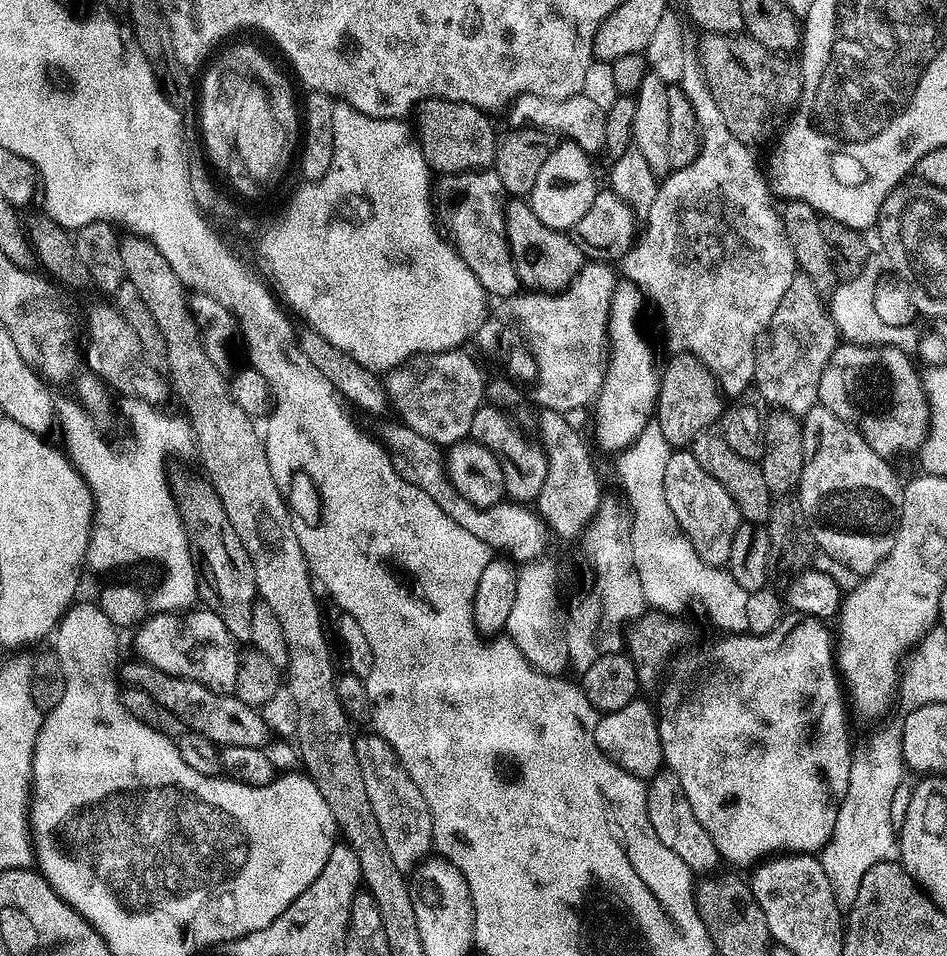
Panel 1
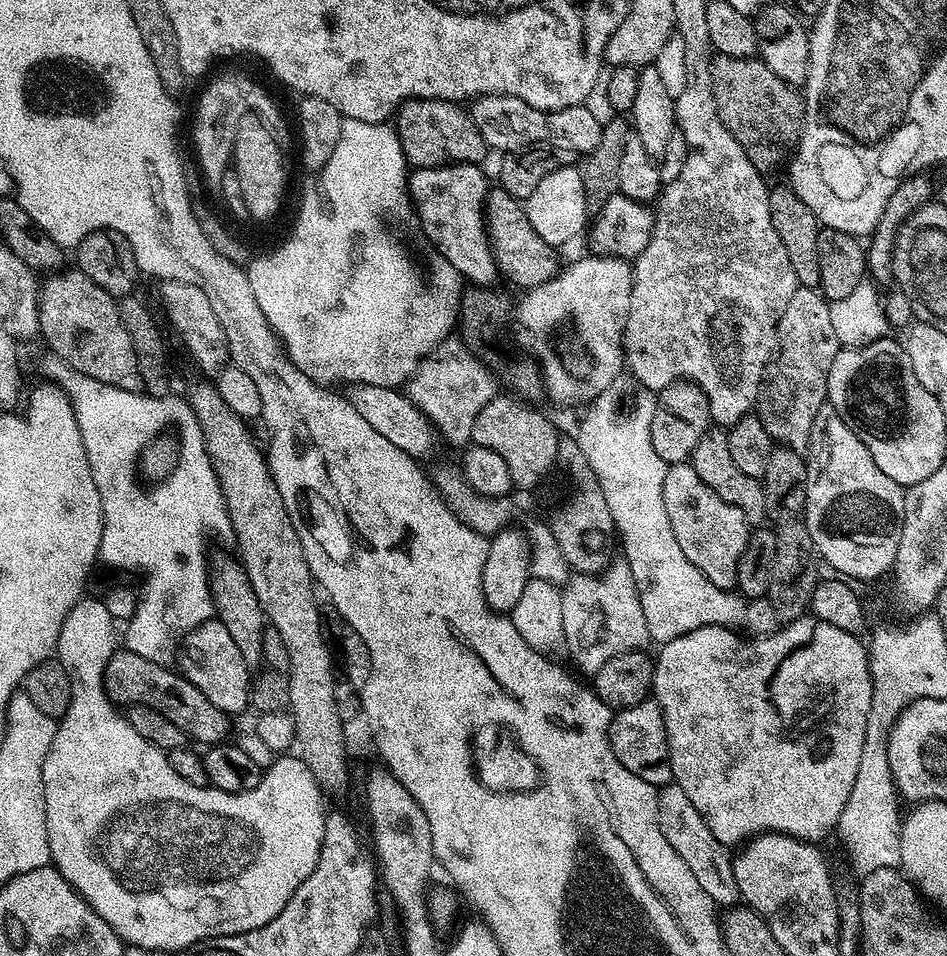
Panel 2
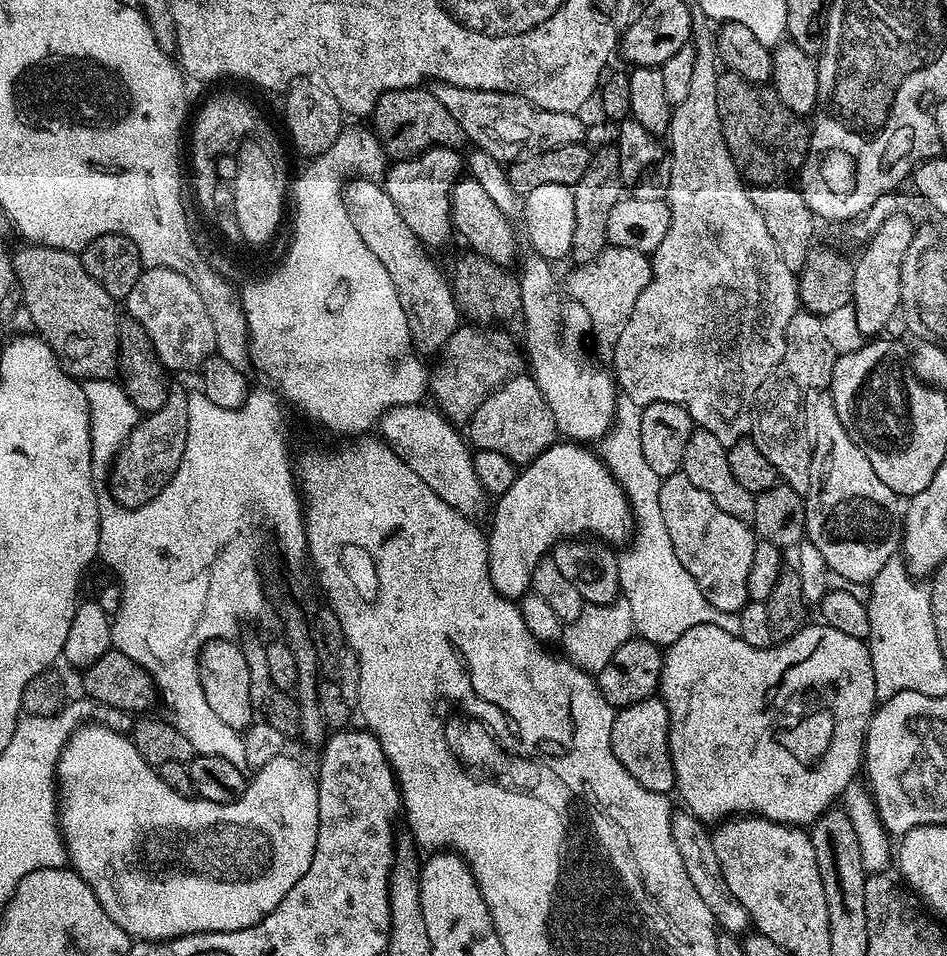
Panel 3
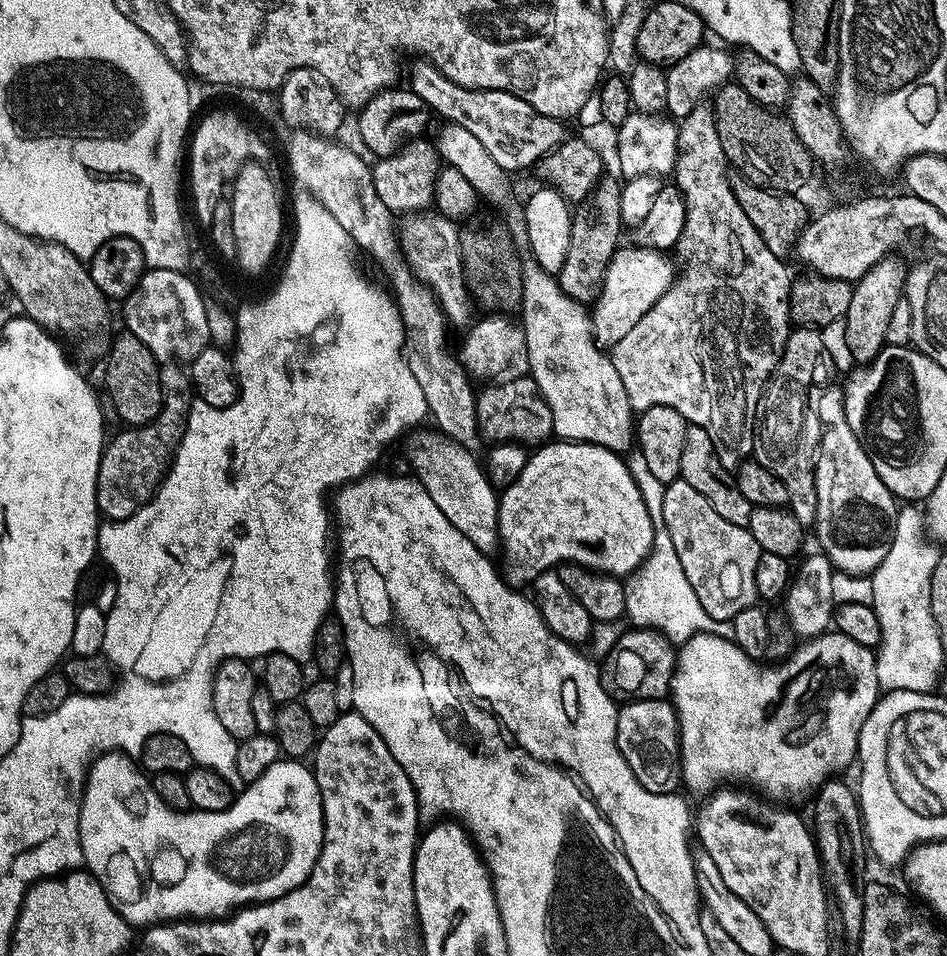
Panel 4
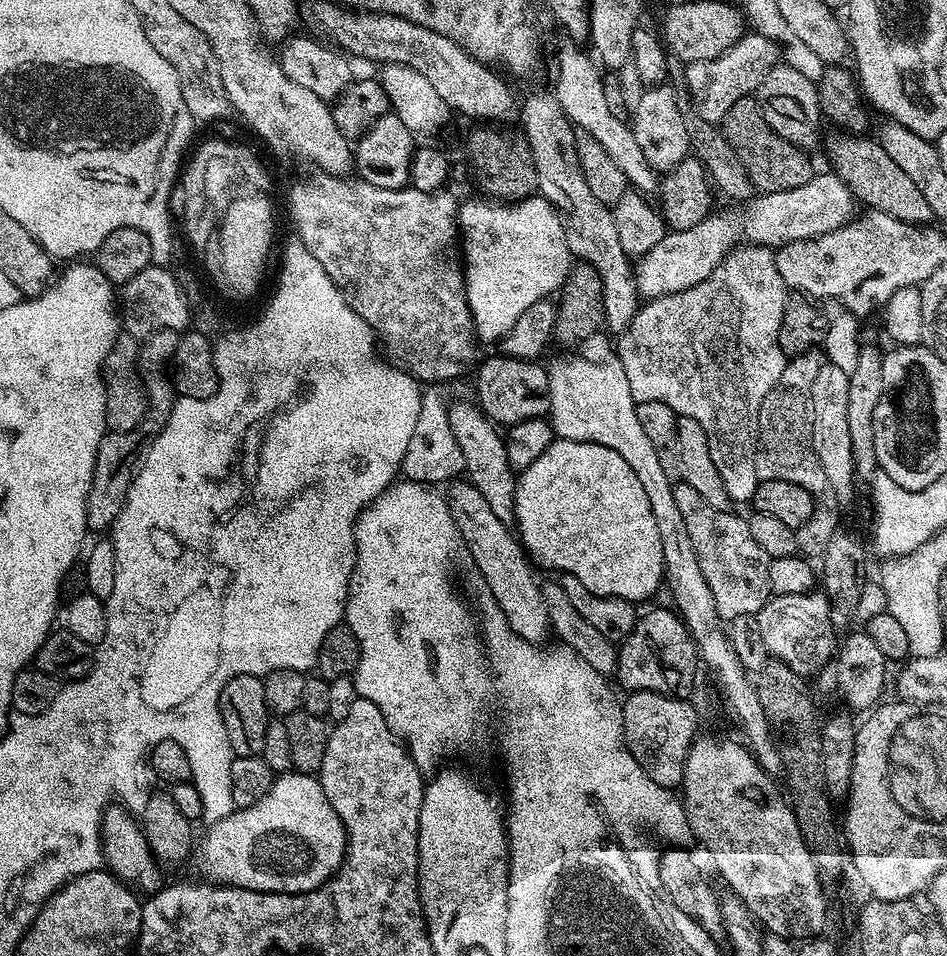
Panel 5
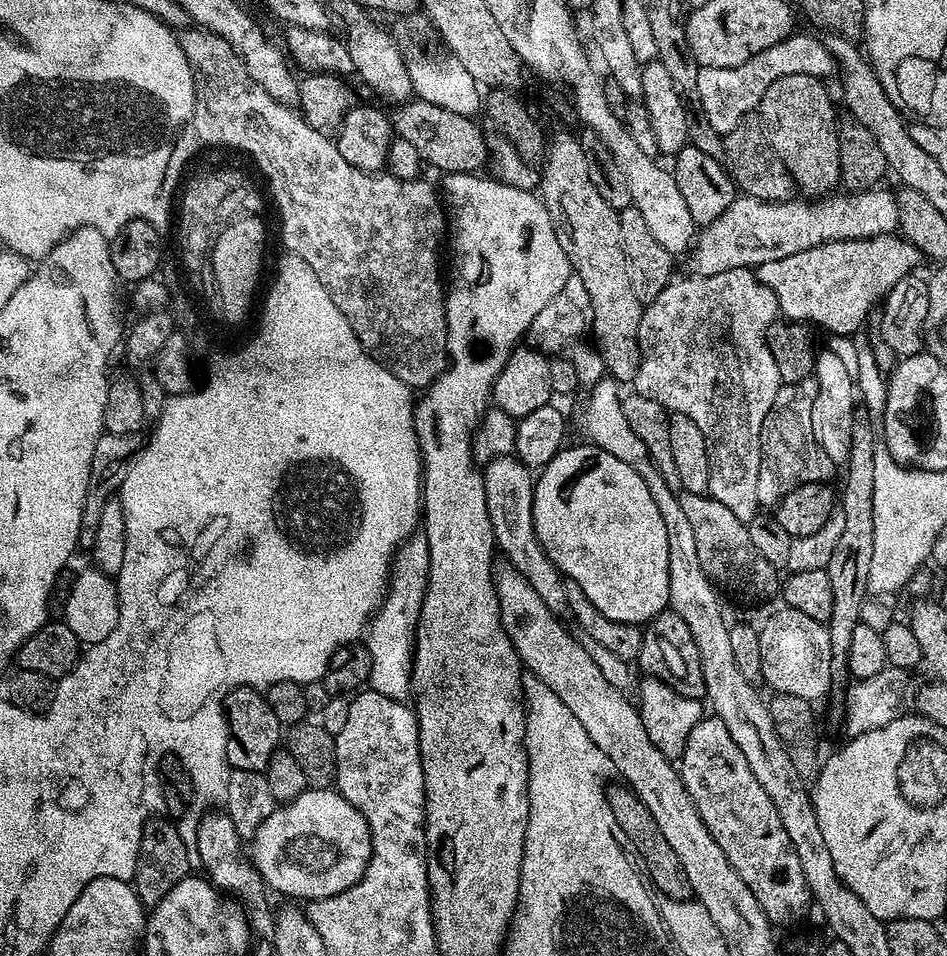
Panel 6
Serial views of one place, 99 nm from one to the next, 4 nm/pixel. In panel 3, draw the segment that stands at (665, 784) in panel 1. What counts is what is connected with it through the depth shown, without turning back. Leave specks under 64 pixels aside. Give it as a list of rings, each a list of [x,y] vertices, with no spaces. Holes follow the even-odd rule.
[[[678,810],[672,815],[671,834],[678,847],[678,854],[682,854],[682,866],[686,866],[686,874],[690,874],[690,882],[694,882],[694,890],[698,890],[702,902],[710,906],[713,921],[723,931],[733,934],[747,933],[750,928],[748,911],[746,906],[742,906],[742,902],[738,902],[738,898],[734,898],[734,894],[730,894],[730,886],[726,886],[726,878],[722,878],[722,866],[718,862],[718,854],[714,854],[709,827],[691,812]]]

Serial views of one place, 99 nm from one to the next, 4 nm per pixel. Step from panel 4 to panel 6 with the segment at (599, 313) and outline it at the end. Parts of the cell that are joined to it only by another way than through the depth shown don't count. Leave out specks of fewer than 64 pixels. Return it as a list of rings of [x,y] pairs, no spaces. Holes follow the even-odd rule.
[[[877,186],[859,194],[836,195],[828,194],[823,198],[793,198],[781,200],[779,204],[771,204],[769,200],[759,200],[753,196],[737,195],[736,199],[730,202],[730,206],[726,206],[726,210],[718,218],[714,218],[714,222],[699,229],[690,252],[692,264],[696,267],[693,268],[695,275],[713,276],[735,268],[756,270],[766,262],[790,258],[790,254],[810,250],[819,244],[828,244],[831,240],[868,240],[872,236],[886,236],[899,229],[900,204],[895,195],[891,191],[888,193],[884,186]]]

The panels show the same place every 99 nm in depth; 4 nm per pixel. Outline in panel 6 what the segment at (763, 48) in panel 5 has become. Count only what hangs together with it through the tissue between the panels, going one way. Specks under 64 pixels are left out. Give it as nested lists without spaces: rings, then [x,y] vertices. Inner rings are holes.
[[[793,34],[788,36],[782,42],[770,46],[766,50],[759,52],[757,56],[750,57],[742,66],[733,68],[701,68],[698,74],[698,98],[702,98],[702,110],[706,110],[706,118],[714,130],[718,130],[720,136],[726,137],[730,130],[745,123],[747,112],[755,113],[760,106],[762,94],[778,82],[778,78],[786,78],[788,74],[810,74],[821,78],[837,75],[836,59],[830,54],[827,43],[823,39],[819,40],[816,36],[799,36]]]

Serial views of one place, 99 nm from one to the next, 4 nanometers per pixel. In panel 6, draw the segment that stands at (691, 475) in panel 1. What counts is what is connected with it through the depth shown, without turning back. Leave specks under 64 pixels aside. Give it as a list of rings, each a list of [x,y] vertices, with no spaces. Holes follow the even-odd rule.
[[[681,491],[679,497],[682,510],[694,530],[698,562],[702,562],[702,570],[712,579],[713,584],[721,589],[729,588],[740,596],[753,596],[756,600],[764,600],[781,591],[782,580],[778,569],[751,542],[745,521],[734,518],[734,514],[730,514],[730,510],[722,506],[722,502],[713,500],[707,494],[699,496]]]

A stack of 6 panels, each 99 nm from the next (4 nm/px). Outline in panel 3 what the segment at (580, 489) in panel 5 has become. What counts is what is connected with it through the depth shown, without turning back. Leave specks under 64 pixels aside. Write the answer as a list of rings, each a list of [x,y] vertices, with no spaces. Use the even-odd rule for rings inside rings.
[[[557,442],[553,444],[552,447],[547,448],[533,464],[527,465],[527,467],[517,475],[514,486],[510,486],[510,490],[506,490],[506,494],[495,501],[496,513],[492,516],[492,533],[489,531],[486,536],[488,542],[488,573],[490,574],[490,582],[494,586],[496,593],[500,596],[504,596],[507,600],[513,602],[519,601],[521,597],[531,589],[534,566],[538,566],[538,562],[545,559],[559,541],[565,538],[584,538],[589,536],[599,538],[603,543],[609,546],[617,546],[616,544],[620,543],[623,545],[625,541],[631,537],[634,531],[634,517],[632,508],[628,505],[628,495],[620,488],[619,482],[617,482],[616,477],[613,476],[609,468],[604,465],[603,459],[601,459],[593,449],[592,453],[588,448],[591,447],[585,446],[580,442]]]

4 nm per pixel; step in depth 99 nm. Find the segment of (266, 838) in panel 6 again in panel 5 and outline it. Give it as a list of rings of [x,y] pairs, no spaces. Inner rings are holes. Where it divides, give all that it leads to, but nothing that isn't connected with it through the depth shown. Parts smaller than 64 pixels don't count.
[[[295,770],[277,775],[270,790],[266,790],[262,798],[258,798],[250,806],[237,808],[229,816],[222,818],[222,822],[211,825],[207,831],[204,841],[200,844],[200,860],[208,871],[207,879],[218,884],[227,884],[229,888],[245,888],[255,892],[303,894],[322,886],[340,869],[348,841],[342,826],[342,818],[334,814],[334,806],[330,806],[326,790],[322,790],[319,779],[315,775]],[[280,826],[290,826],[292,830],[300,828],[302,836],[308,840],[312,848],[250,848],[256,834]]]

